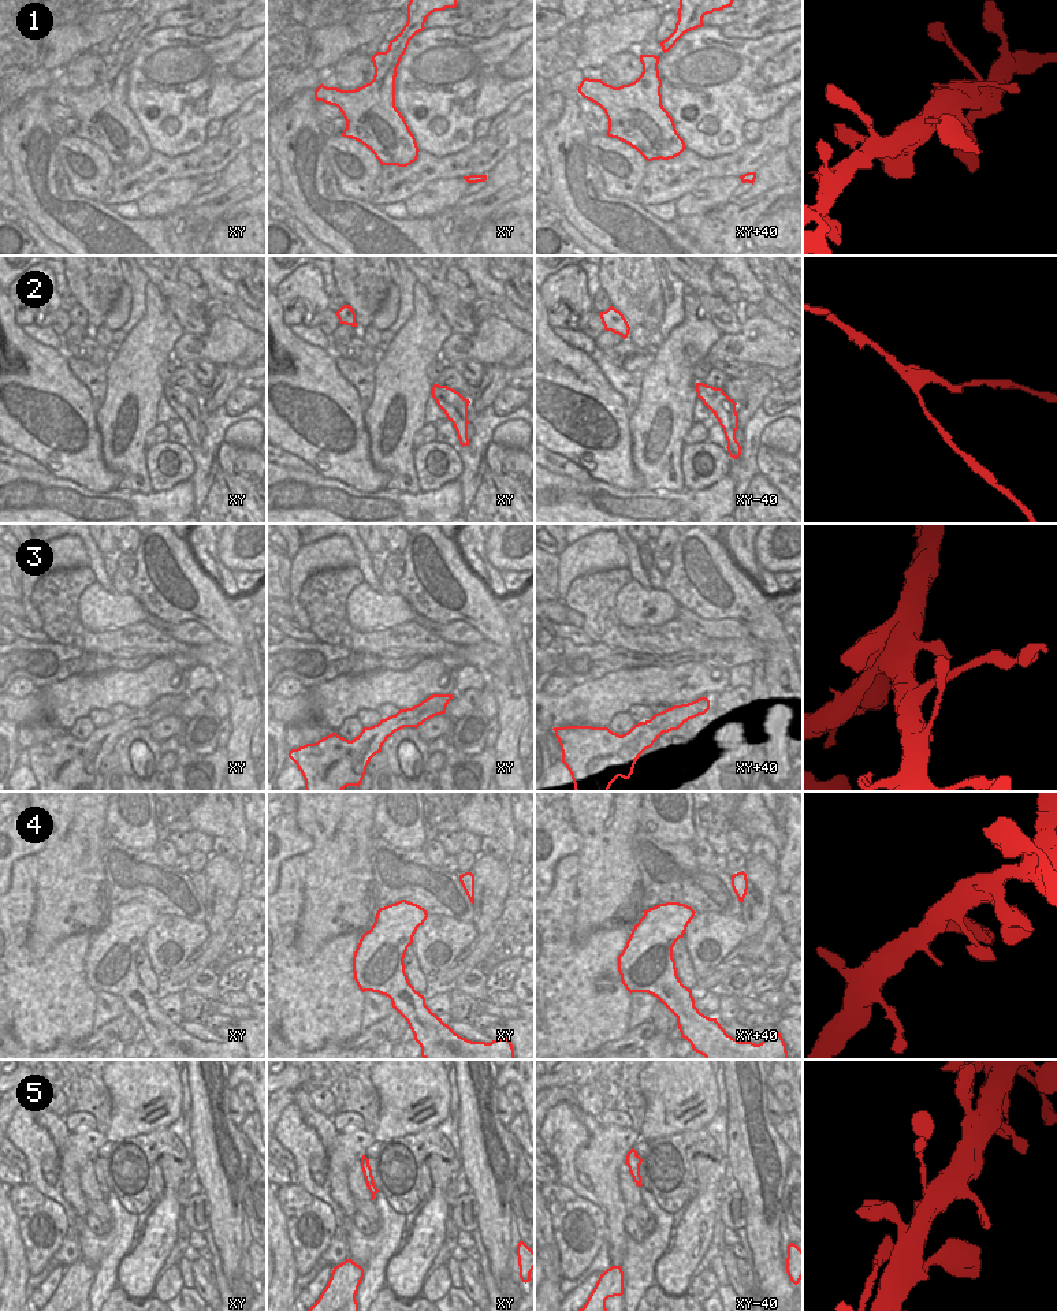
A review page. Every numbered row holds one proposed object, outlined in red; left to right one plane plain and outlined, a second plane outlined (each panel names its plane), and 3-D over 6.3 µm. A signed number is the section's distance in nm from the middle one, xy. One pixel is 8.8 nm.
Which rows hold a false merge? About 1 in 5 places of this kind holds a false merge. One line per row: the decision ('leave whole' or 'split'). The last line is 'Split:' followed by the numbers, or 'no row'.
1: leave whole
2: leave whole
3: split
4: leave whole
5: split
Split: 3, 5

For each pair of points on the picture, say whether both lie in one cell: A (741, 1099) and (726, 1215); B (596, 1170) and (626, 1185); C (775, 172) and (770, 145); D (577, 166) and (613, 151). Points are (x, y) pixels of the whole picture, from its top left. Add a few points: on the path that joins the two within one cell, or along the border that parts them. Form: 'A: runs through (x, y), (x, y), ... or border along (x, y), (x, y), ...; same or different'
A: border along (739, 1190), (745, 1205), (747, 1222); different
B: border along (624, 1161), (618, 1169), (618, 1188), (626, 1210); different
C: border along (785, 148), (778, 148), (755, 171); different
D: border along (588, 136), (588, 153), (602, 179), (603, 190); different

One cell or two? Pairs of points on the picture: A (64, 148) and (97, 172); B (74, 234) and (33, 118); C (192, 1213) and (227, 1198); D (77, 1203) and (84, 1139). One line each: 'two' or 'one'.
A: one
B: one
C: two
D: one

